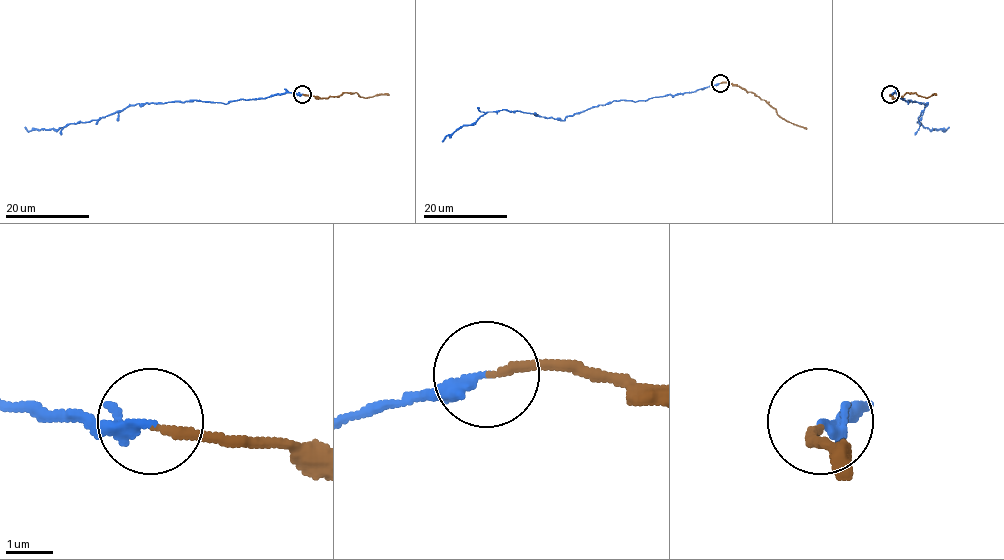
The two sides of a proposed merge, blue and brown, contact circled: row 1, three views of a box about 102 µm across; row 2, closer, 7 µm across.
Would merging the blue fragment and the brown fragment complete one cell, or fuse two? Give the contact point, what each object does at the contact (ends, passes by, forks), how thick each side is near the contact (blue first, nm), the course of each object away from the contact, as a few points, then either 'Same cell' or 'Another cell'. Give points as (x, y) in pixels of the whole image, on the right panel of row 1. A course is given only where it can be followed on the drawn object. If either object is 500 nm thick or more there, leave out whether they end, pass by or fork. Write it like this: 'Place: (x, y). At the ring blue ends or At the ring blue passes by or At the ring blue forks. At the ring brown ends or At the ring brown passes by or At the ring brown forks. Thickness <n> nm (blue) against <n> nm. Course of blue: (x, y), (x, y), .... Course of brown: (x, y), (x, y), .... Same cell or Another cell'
Place: (890, 94). At the ring blue passes by. At the ring brown ends. Thickness 170 nm (blue) against 160 nm. Course of blue: (890, 94), (898, 94), (908, 103), (908, 100), (928, 103), (917, 122), (930, 130), (943, 131), (949, 126). Course of brown: (890, 94), (895, 98), (907, 93), (926, 97), (936, 95). Same cell

